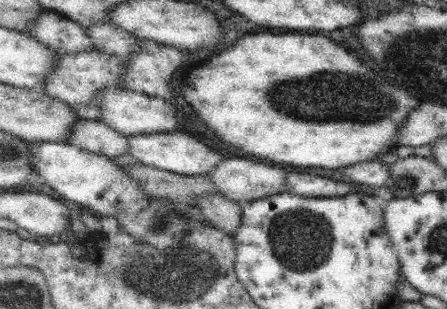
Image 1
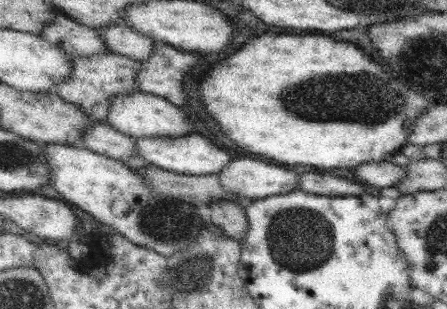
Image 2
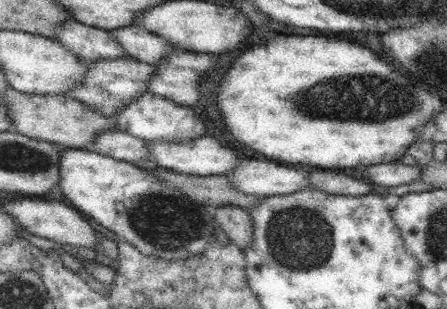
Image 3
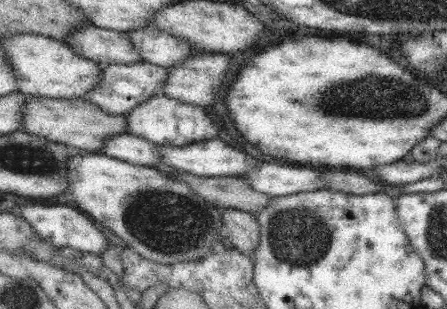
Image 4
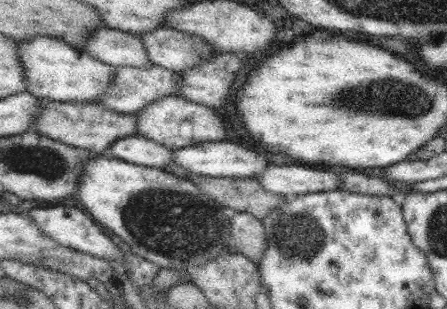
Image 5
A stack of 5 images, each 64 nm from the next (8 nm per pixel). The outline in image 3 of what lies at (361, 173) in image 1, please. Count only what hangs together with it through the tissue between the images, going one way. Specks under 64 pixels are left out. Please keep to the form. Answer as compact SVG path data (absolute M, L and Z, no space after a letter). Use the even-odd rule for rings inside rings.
M399 160L397 162L387 162L387 164L373 164L373 166L365 166L361 168L363 174L367 176L367 180L371 184L383 186L383 188L393 188L393 186L401 186L401 184L411 184L419 178L423 166L419 166L417 162L413 166L405 166Z

